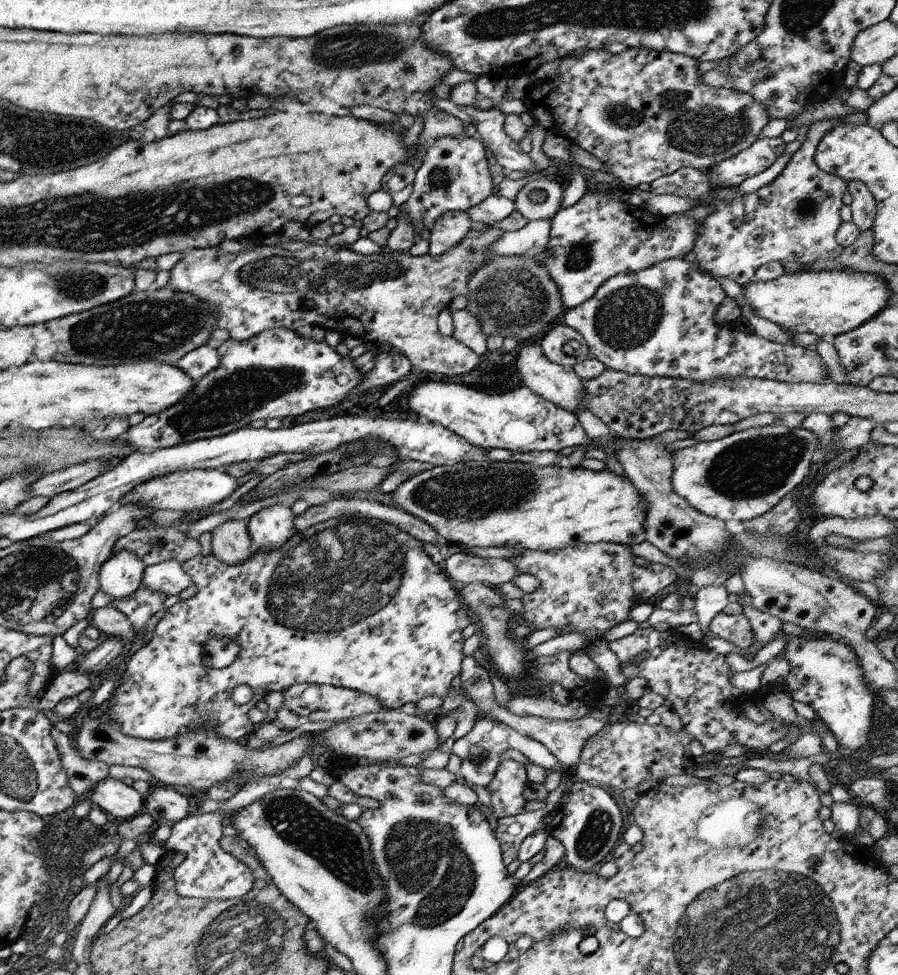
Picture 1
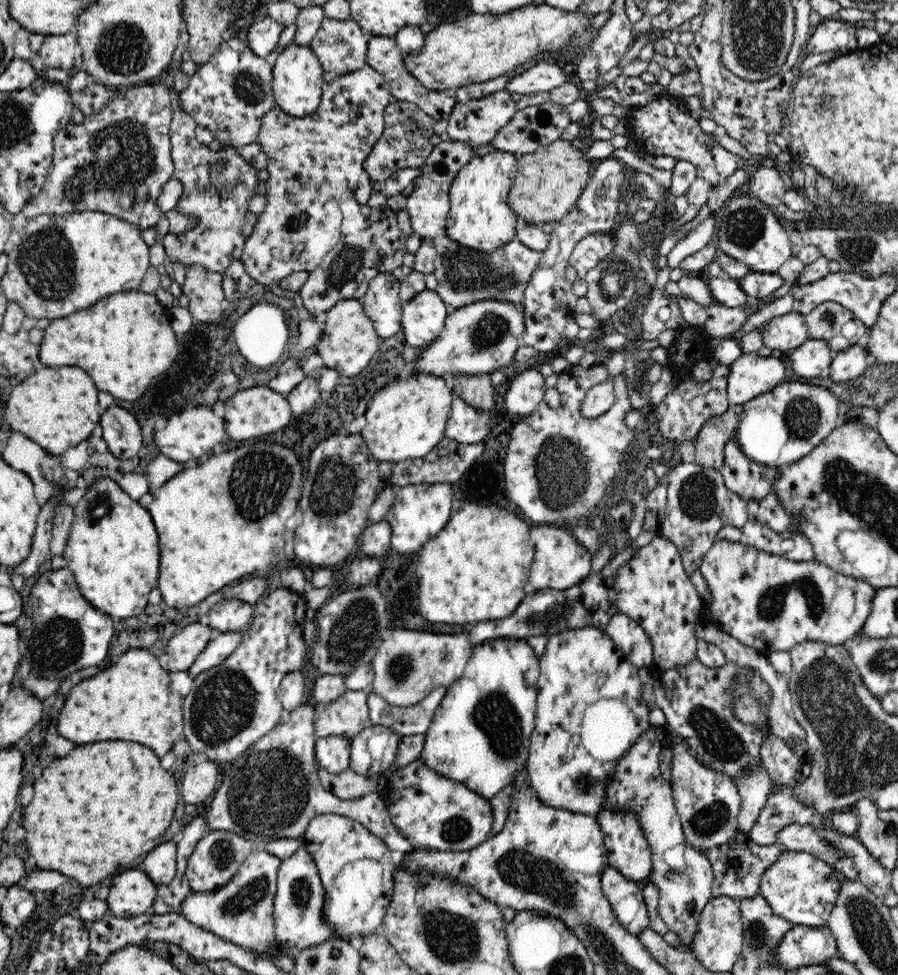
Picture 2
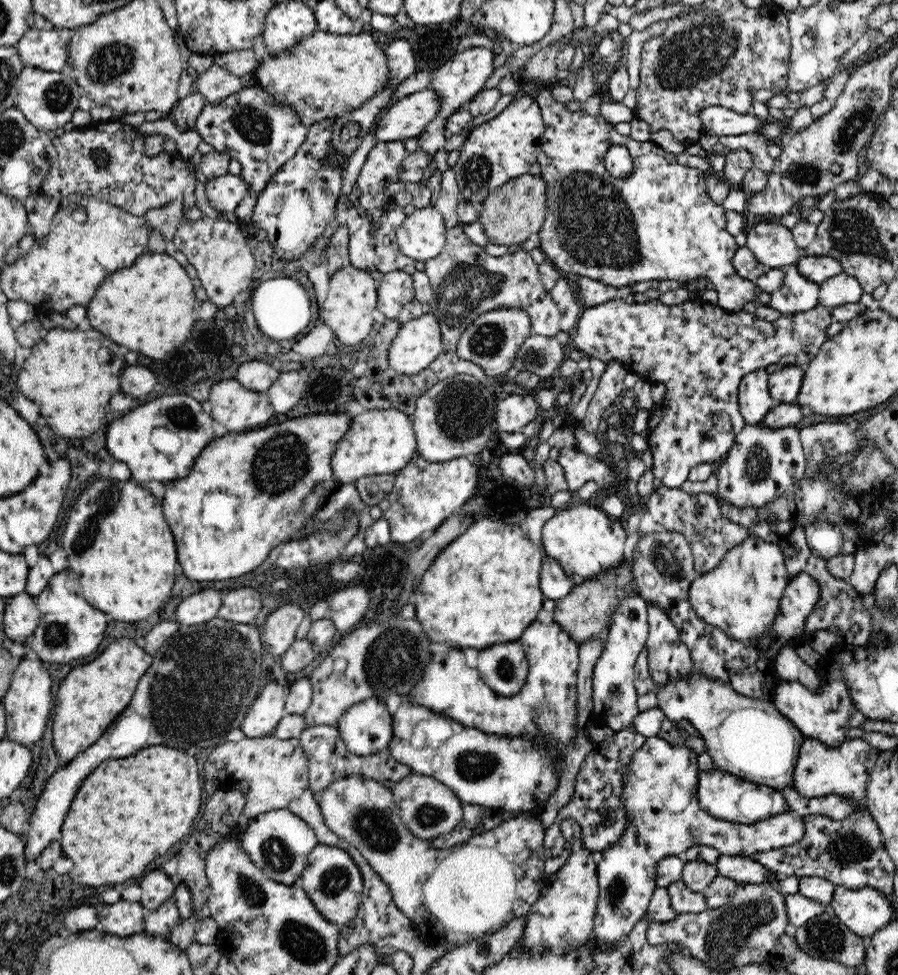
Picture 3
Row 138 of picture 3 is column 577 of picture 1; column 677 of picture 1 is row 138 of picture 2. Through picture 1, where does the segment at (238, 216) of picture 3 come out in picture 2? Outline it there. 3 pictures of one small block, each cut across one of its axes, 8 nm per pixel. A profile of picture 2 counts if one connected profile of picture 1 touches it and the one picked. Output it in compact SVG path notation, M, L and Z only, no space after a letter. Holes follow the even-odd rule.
M232 38L223 41L216 52L213 52L207 61L199 64L193 73L188 88L177 94L181 112L191 116L200 126L208 128L213 138L218 139L223 145L234 145L239 148L256 142L263 116L276 105L272 89L273 60L258 57L248 45Z

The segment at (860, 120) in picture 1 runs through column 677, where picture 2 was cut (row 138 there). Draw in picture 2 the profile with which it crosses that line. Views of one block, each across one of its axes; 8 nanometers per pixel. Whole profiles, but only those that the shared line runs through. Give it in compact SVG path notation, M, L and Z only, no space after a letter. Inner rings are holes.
M171 91L173 116L169 141L174 163L173 178L181 182L183 191L174 210L182 216L191 216L194 226L179 233L167 231L162 246L173 265L181 264L185 270L201 266L208 272L223 274L232 262L238 261L244 254L247 237L242 230L250 200L256 196L260 184L259 170L248 163L234 145L223 145L219 150L212 150L209 145L198 142L194 134L197 123L181 112L177 94Z

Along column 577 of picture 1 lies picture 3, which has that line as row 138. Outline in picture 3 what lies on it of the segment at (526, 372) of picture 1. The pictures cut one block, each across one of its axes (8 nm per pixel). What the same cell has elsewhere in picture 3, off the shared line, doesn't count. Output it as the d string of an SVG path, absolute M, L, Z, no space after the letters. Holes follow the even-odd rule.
M428 88L396 102L376 128L378 141L408 140L419 136L440 112L444 97Z

